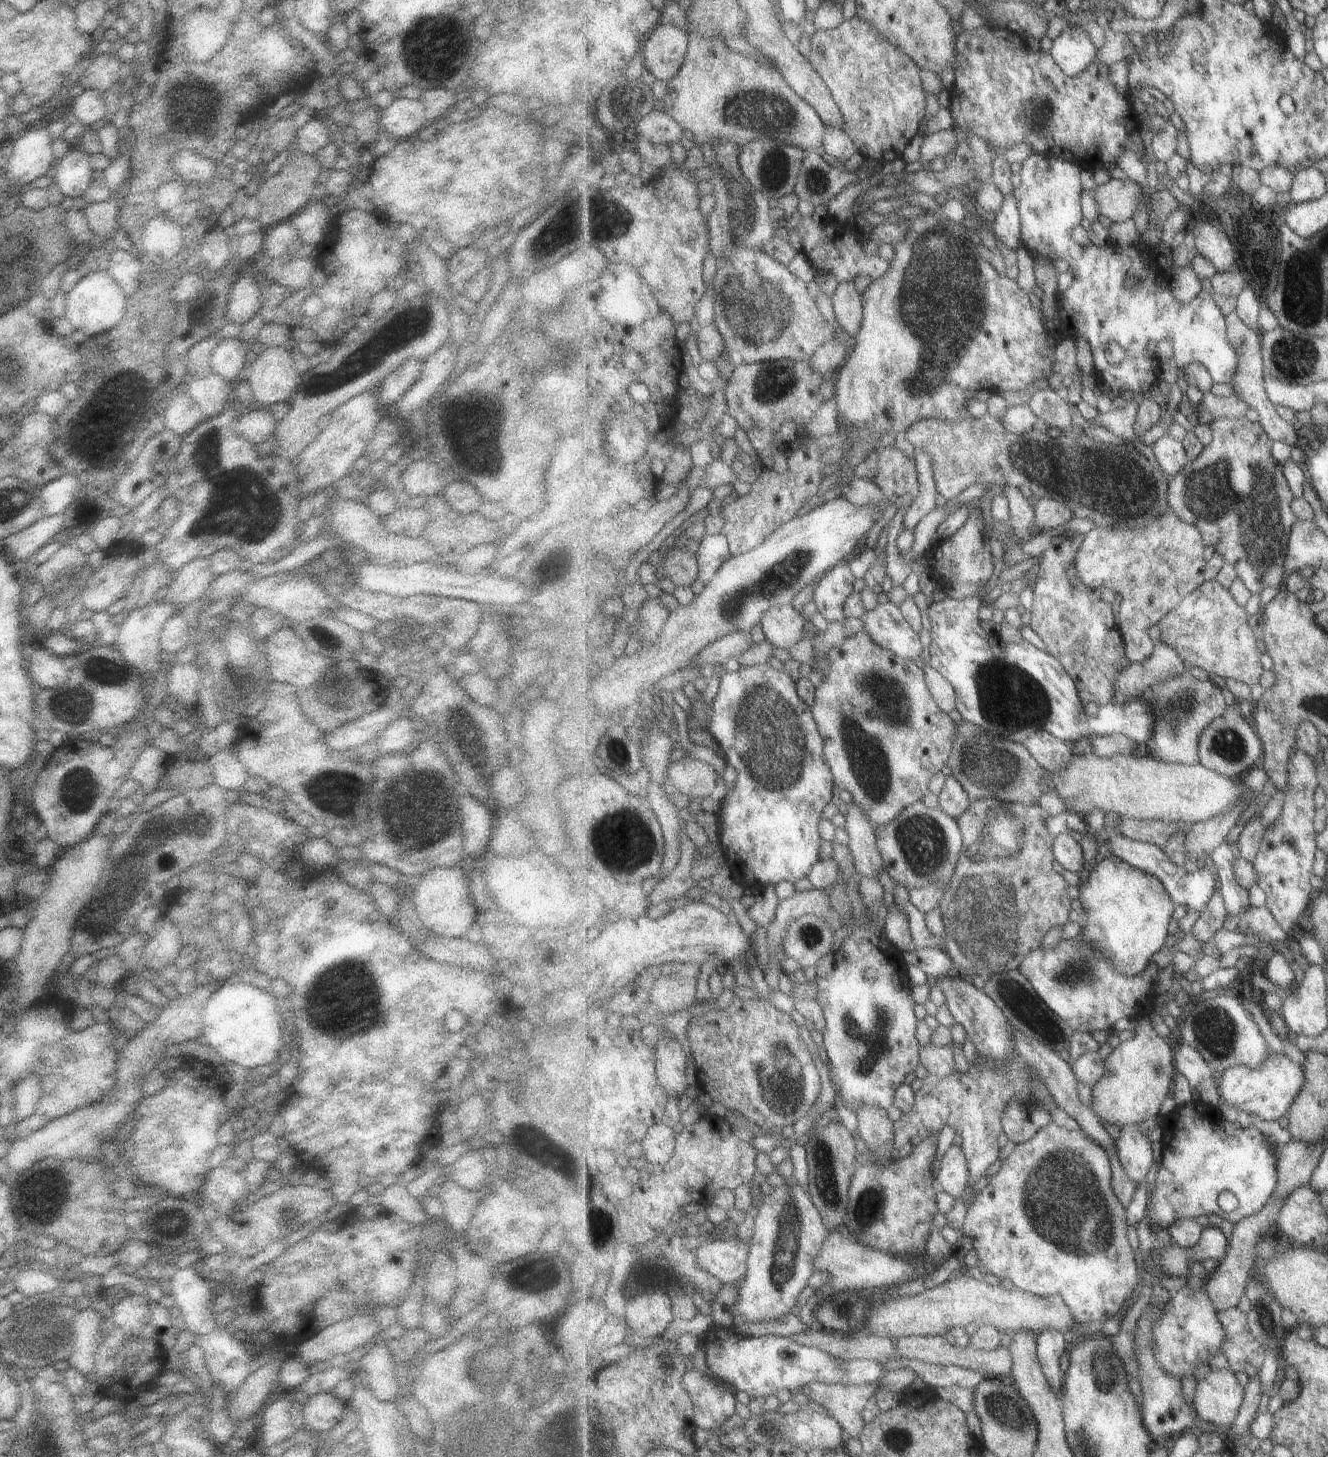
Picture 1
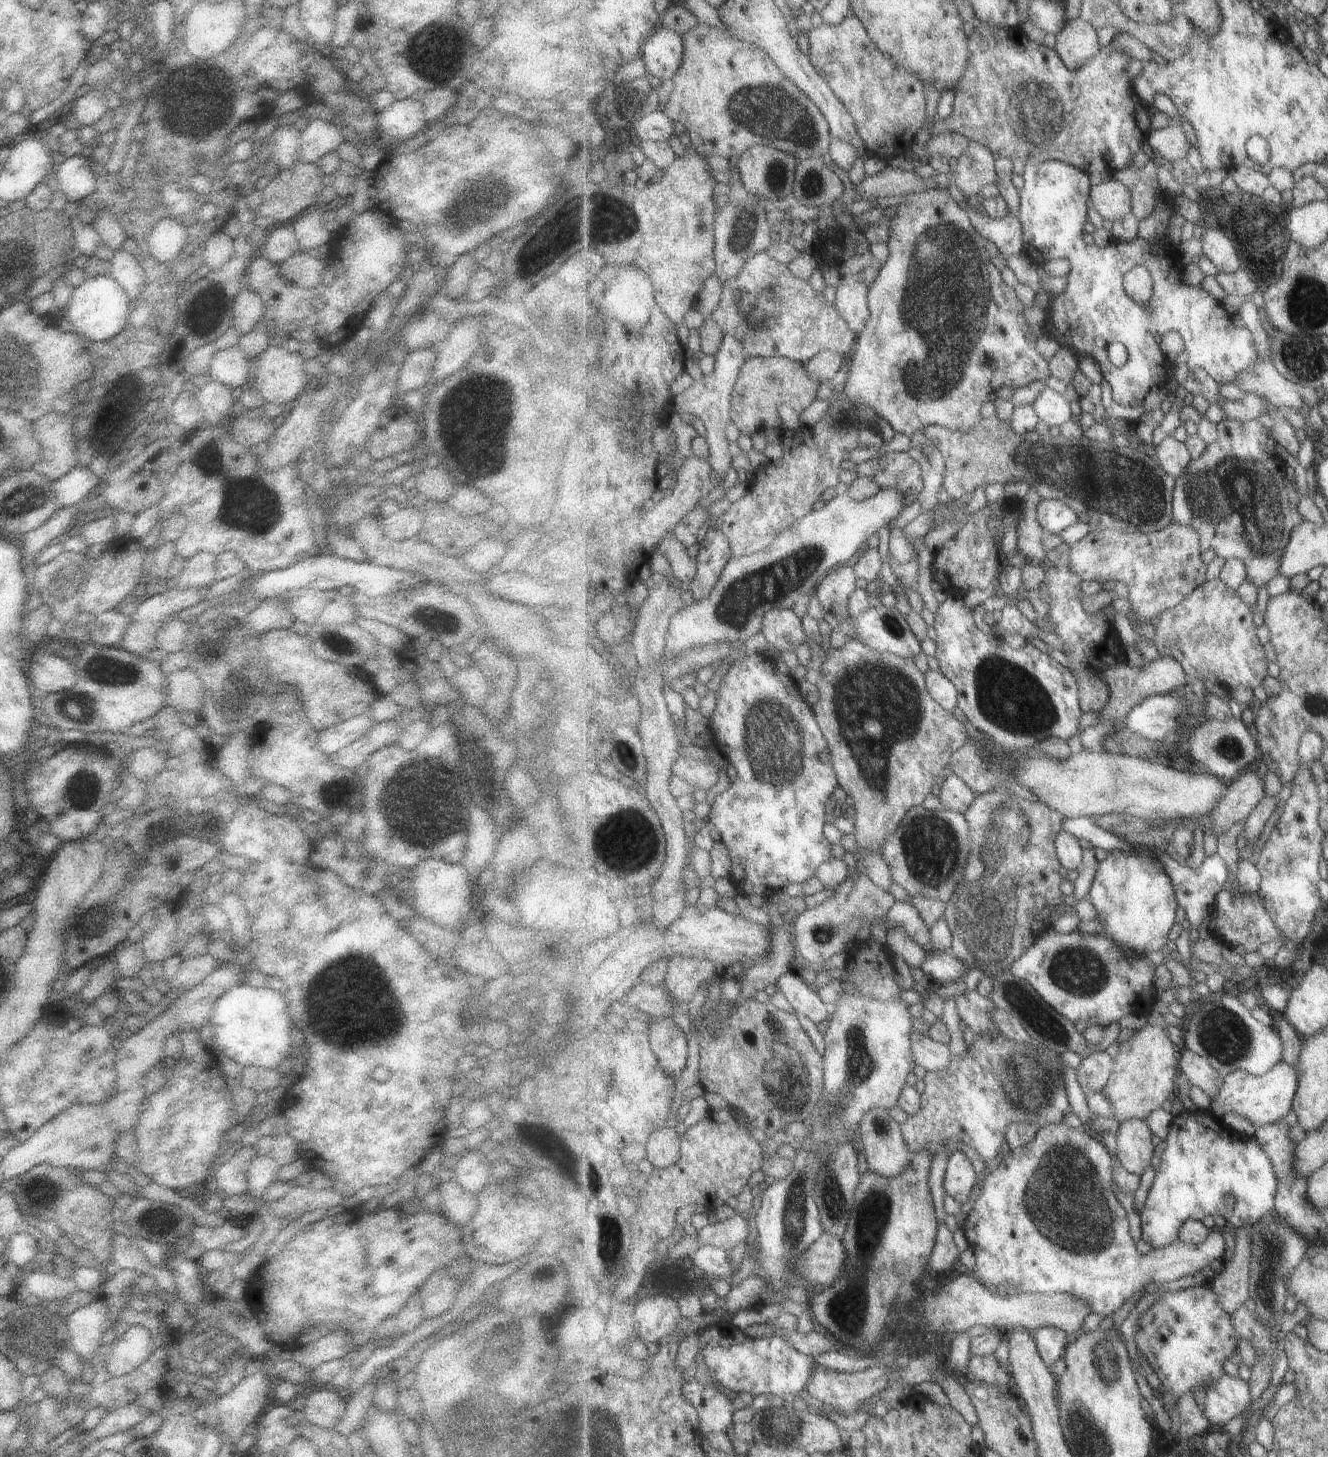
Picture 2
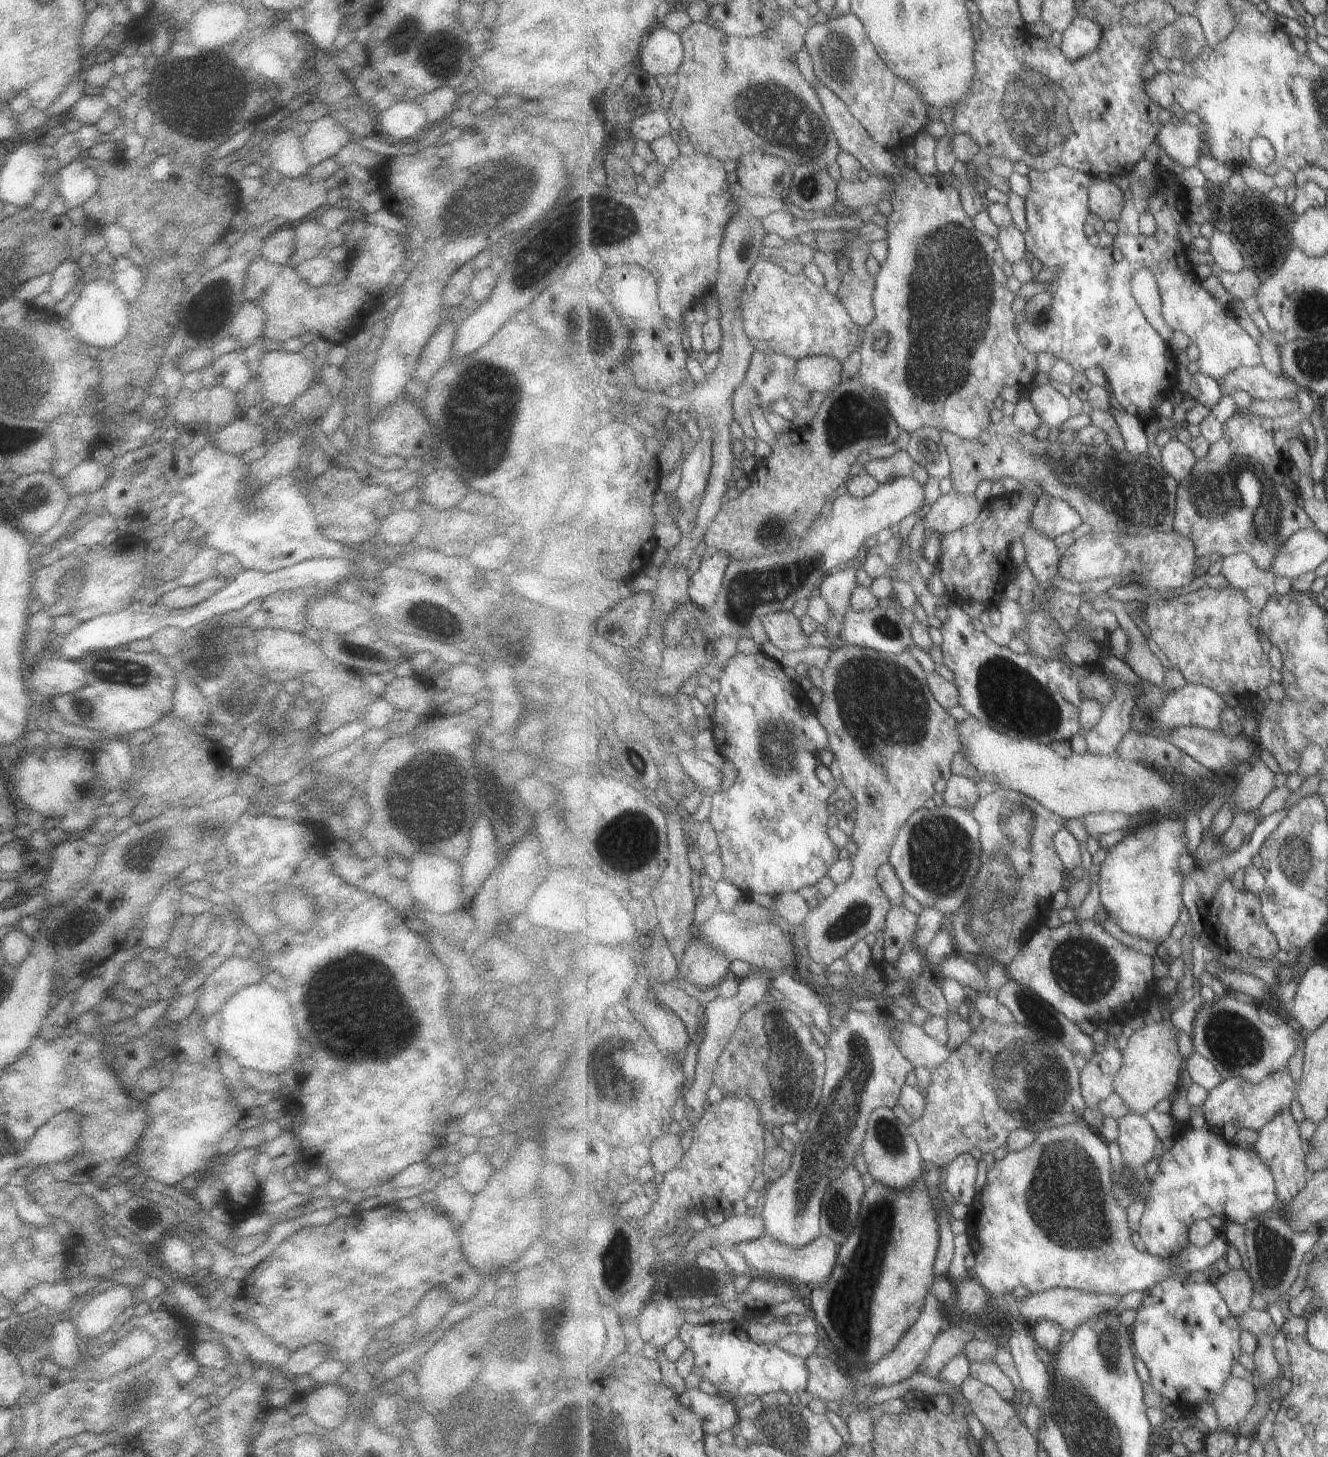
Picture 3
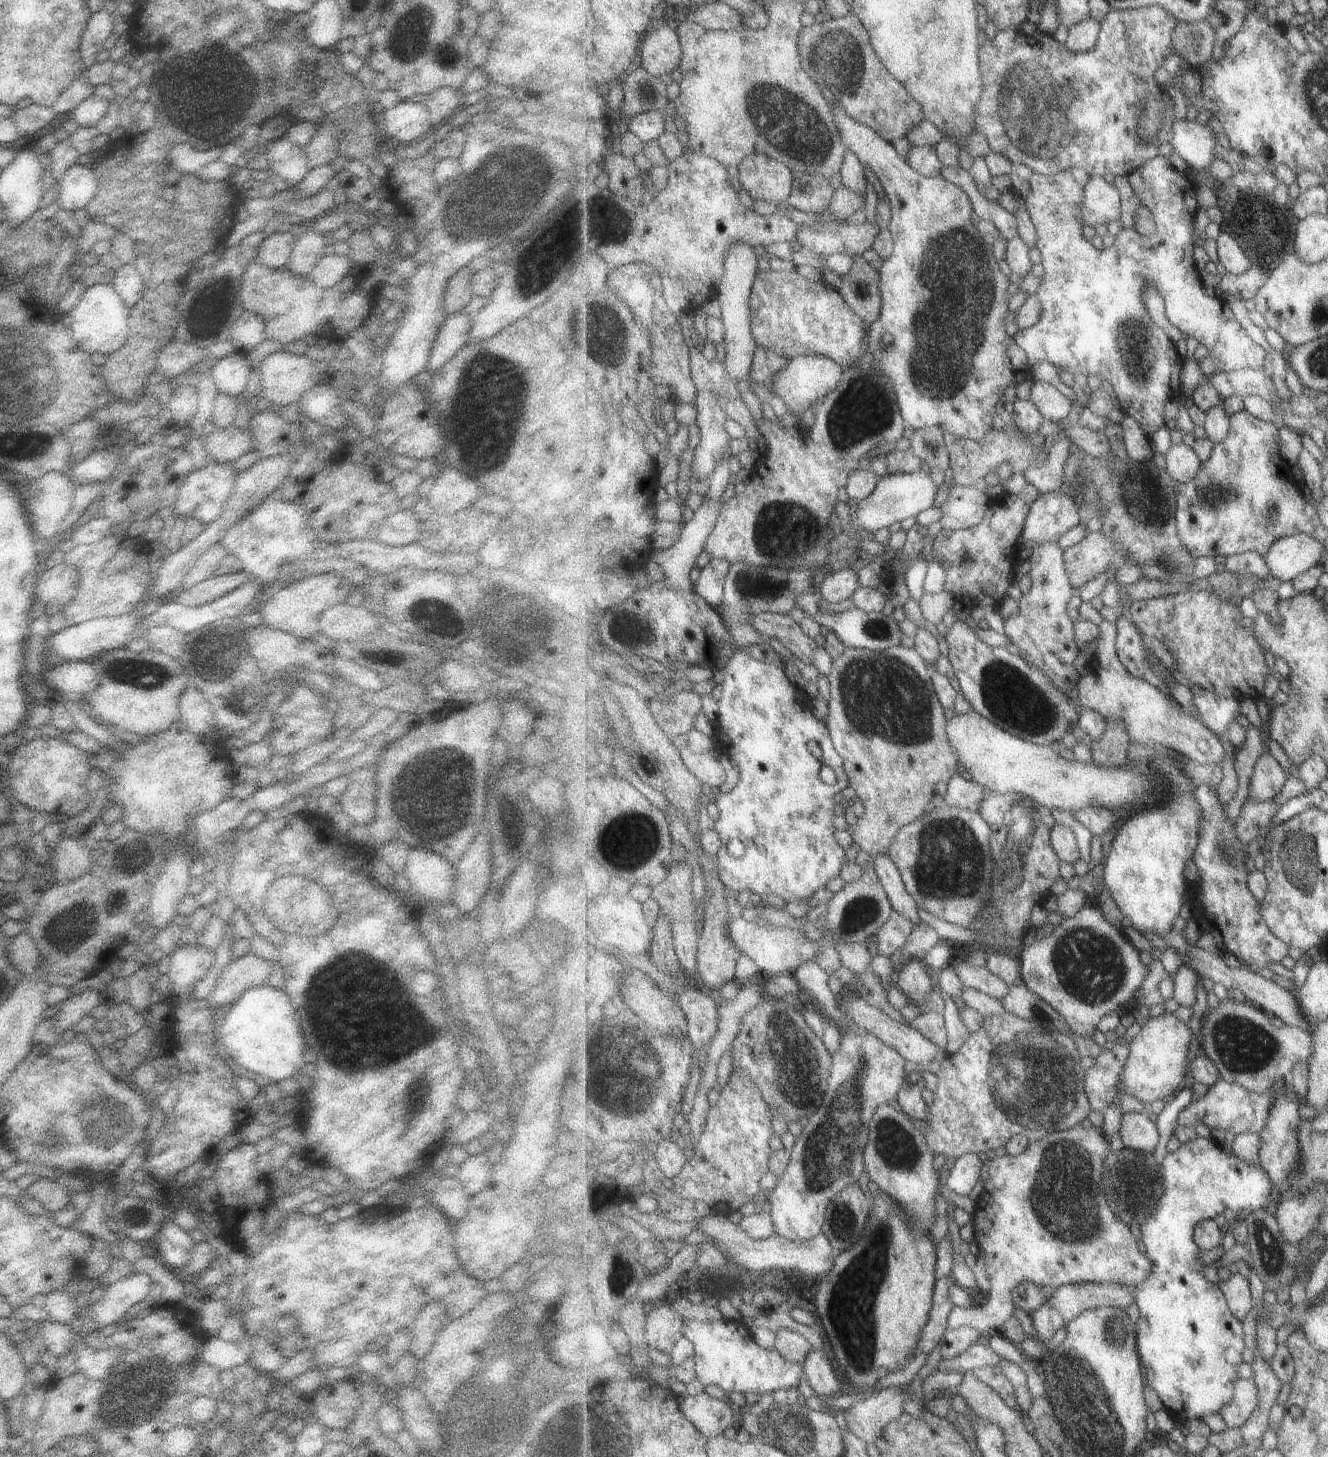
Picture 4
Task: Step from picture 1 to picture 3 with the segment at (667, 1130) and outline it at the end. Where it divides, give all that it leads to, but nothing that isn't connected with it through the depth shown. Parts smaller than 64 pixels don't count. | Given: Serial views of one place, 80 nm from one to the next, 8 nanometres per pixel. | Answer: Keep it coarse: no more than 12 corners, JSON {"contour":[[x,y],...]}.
{"contour":[[670,1132],[650,1146],[660,1174],[677,1168],[685,1153],[681,1135]]}

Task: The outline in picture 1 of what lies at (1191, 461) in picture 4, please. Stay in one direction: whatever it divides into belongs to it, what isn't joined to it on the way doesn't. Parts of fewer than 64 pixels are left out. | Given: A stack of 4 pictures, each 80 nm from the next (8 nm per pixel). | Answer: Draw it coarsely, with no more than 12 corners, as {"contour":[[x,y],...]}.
{"contour":[[1168,434],[1147,452],[1169,478],[1190,460],[1185,445]]}

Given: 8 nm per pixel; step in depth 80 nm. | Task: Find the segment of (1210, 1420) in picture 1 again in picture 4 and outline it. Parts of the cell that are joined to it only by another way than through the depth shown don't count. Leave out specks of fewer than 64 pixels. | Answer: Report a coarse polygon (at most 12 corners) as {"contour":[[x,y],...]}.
{"contour":[[1237,1378],[1221,1408],[1227,1429],[1240,1429],[1259,1405],[1253,1379]]}

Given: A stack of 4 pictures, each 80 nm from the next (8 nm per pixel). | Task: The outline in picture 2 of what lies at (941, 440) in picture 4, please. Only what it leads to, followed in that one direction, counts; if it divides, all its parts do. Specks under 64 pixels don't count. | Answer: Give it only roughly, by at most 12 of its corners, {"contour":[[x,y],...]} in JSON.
{"contour":[[915,431],[908,453],[921,465],[921,512],[939,504],[944,454],[924,433]]}

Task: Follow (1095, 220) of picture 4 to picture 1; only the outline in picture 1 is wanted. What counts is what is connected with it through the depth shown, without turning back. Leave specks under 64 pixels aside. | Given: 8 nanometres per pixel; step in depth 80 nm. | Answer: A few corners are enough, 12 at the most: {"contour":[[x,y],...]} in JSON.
{"contour":[[1110,178],[1094,189],[1098,213],[1129,220],[1145,187]]}

